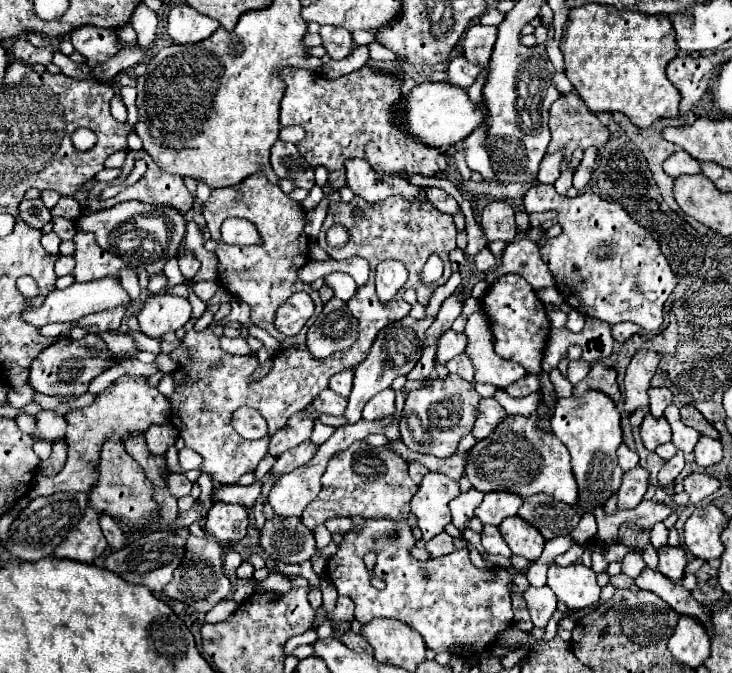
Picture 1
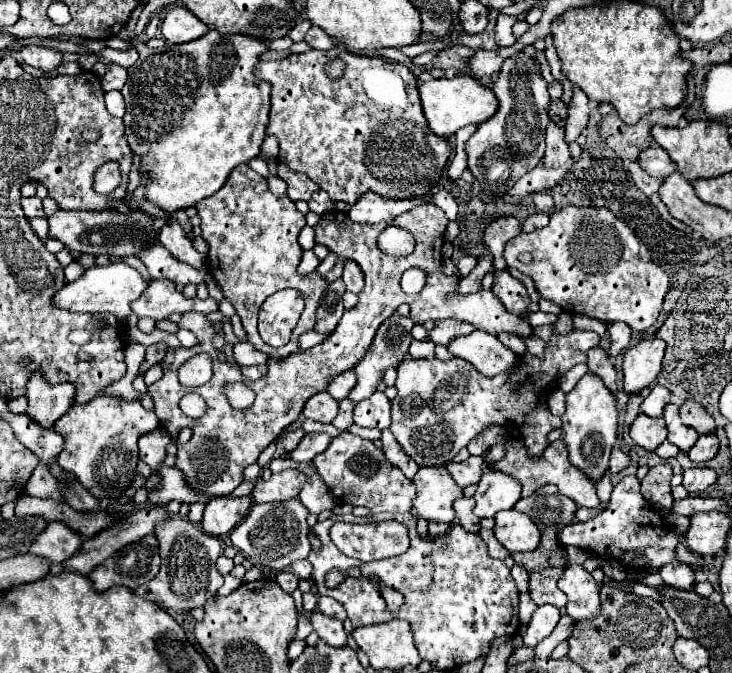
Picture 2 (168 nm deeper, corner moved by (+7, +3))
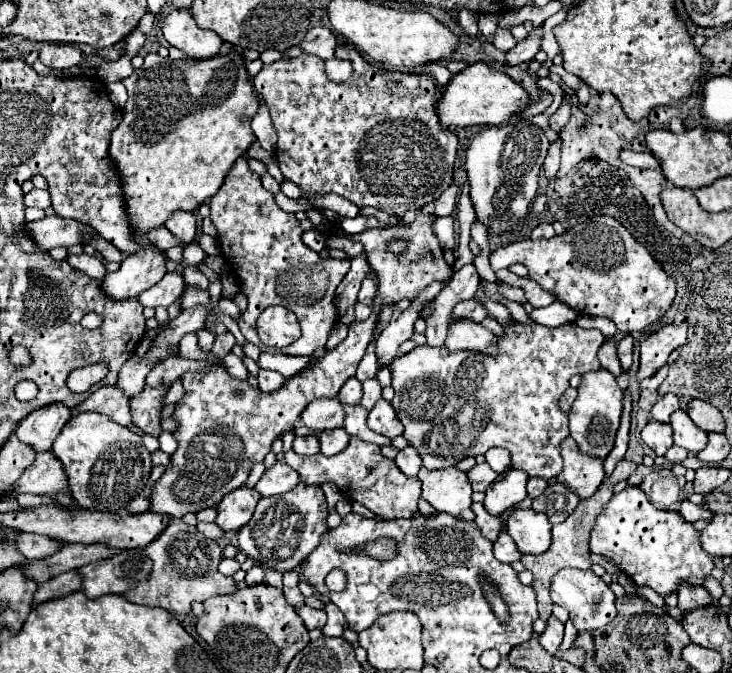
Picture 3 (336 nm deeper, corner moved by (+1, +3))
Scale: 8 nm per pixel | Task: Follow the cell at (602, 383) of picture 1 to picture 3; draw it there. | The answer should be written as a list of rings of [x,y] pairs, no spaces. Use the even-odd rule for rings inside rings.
[[[607,339],[601,347],[599,347],[599,363],[603,369],[607,369],[609,373],[613,373],[615,377],[619,377],[623,373],[623,367],[619,365],[619,359],[617,359],[617,349],[615,349],[615,341],[613,339]]]

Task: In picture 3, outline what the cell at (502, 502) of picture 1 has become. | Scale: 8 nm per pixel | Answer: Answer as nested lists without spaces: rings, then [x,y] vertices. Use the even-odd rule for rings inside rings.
[[[509,469],[505,471],[495,483],[491,483],[491,487],[485,491],[485,509],[491,515],[501,515],[505,509],[509,509],[511,505],[523,501],[527,497],[525,485],[527,485],[527,473],[517,471],[517,469]]]

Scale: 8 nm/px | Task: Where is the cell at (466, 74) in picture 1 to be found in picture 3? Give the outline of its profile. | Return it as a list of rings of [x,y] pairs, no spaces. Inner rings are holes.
[[[543,25],[533,27],[523,41],[519,41],[511,51],[505,53],[507,65],[513,67],[513,65],[521,65],[521,63],[531,61],[535,57],[535,53],[541,49],[541,39],[543,39]]]

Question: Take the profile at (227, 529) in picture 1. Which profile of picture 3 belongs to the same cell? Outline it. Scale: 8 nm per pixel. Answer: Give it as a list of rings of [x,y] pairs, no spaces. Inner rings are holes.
[[[239,487],[223,497],[223,501],[217,505],[217,519],[215,523],[223,531],[237,531],[241,529],[253,515],[257,501],[261,495],[255,489]]]

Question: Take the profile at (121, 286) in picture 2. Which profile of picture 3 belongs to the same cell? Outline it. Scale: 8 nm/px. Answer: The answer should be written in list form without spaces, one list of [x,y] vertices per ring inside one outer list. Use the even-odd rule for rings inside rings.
[[[153,245],[151,249],[145,249],[137,255],[129,255],[121,263],[119,271],[105,275],[101,281],[103,293],[107,293],[111,301],[127,301],[139,297],[167,273],[165,259],[165,253]]]

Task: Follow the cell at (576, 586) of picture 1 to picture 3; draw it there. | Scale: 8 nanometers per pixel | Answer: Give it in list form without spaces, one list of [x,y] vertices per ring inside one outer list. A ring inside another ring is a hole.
[[[563,569],[551,581],[551,599],[553,603],[565,607],[569,611],[569,619],[573,621],[577,631],[591,631],[601,629],[615,619],[615,595],[607,587],[607,583],[597,577],[591,569]]]

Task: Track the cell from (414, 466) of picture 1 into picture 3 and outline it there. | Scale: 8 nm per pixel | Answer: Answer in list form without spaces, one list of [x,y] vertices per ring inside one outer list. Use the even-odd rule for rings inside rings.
[[[409,445],[405,449],[399,449],[399,453],[395,457],[395,463],[407,477],[415,477],[419,473],[419,469],[421,469],[419,453],[415,453],[415,449],[409,447]]]

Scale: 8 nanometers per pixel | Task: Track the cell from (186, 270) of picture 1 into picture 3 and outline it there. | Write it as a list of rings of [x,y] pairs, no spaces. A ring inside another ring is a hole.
[[[179,211],[179,213],[173,213],[167,221],[165,221],[165,227],[185,245],[189,245],[195,237],[195,215],[193,213],[187,213],[187,211]]]

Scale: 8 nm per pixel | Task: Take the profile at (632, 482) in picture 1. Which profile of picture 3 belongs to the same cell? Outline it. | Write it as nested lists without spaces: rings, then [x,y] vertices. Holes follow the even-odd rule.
[[[629,485],[621,493],[615,493],[611,501],[607,503],[605,511],[597,517],[593,529],[591,529],[591,541],[589,541],[591,553],[599,553],[609,557],[623,573],[627,573],[637,585],[645,585],[655,589],[659,595],[667,595],[677,591],[679,581],[687,581],[693,585],[701,585],[703,577],[707,577],[713,569],[711,557],[701,549],[699,543],[699,531],[693,527],[693,523],[685,521],[675,511],[661,511],[655,509],[641,487]]]

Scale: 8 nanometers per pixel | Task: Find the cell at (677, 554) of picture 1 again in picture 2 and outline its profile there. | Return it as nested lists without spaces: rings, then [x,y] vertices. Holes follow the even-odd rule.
[[[673,561],[665,565],[659,573],[669,587],[675,587],[681,591],[691,591],[695,587],[695,573],[689,569],[689,565],[681,561]]]

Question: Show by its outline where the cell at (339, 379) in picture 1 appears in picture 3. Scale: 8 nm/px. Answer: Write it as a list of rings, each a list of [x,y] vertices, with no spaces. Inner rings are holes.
[[[351,377],[351,379],[347,379],[345,385],[341,387],[337,399],[339,399],[341,403],[347,403],[347,405],[357,405],[359,399],[361,399],[361,395],[363,395],[361,383],[357,381],[357,377]]]

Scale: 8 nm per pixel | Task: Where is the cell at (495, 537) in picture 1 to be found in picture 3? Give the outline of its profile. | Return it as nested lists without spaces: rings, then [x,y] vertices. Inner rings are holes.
[[[507,531],[499,533],[497,541],[493,543],[493,553],[495,553],[495,559],[501,563],[513,563],[513,561],[521,559],[521,553],[515,547],[515,541],[509,537]]]

